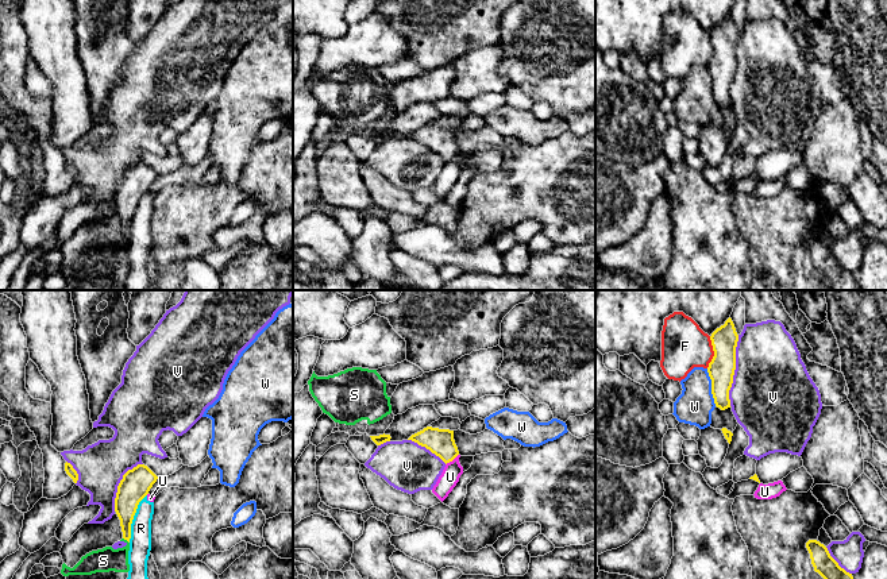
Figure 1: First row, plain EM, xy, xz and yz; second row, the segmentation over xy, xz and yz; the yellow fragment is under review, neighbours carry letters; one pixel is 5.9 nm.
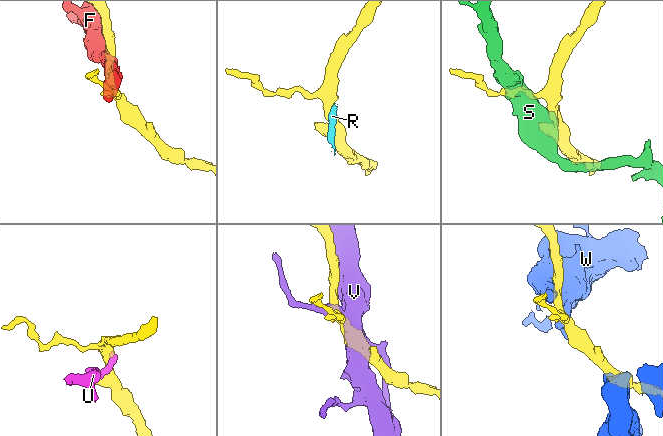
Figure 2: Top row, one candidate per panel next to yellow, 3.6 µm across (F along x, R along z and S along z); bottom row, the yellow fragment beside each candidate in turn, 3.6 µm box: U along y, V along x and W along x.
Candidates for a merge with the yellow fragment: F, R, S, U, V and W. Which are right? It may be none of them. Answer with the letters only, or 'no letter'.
no letter

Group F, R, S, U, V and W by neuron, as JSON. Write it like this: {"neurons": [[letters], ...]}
{"neurons": [["F"], ["R", "U"], ["S"], ["V"], ["W"]]}

